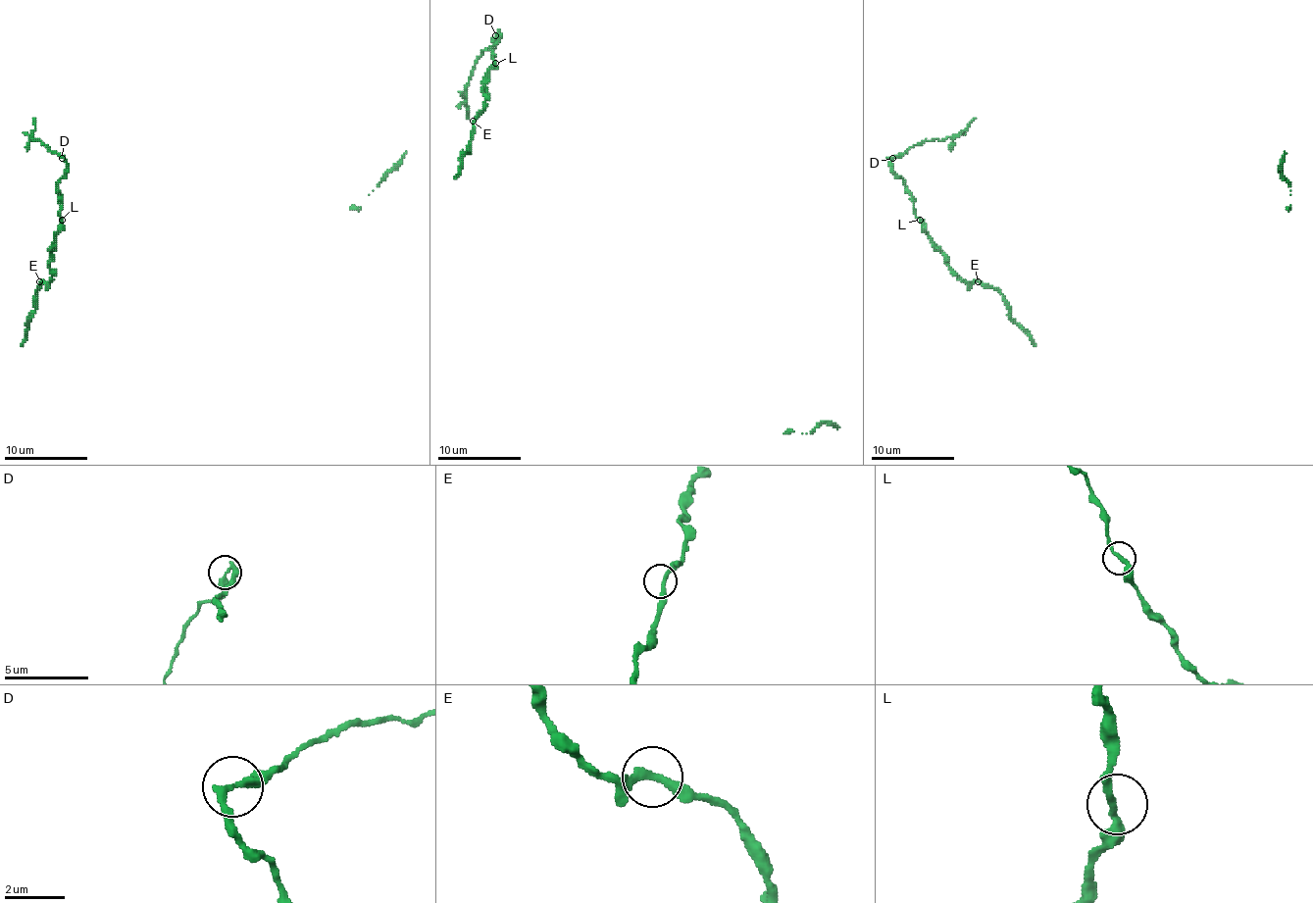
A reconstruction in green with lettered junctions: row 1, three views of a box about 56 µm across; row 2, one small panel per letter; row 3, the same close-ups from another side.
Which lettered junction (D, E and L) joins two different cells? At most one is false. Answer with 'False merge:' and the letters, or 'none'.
False merge: D

